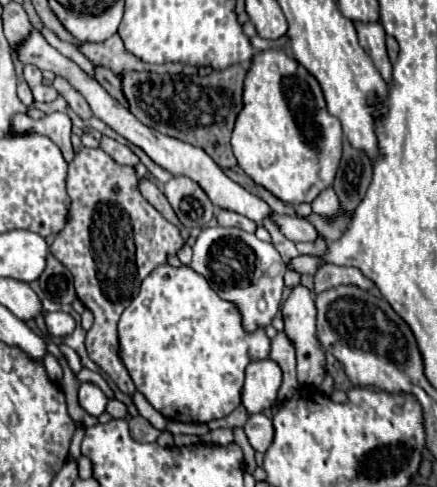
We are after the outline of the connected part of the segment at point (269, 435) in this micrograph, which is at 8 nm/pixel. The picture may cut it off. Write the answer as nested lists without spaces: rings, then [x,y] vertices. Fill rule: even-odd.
[[[263,413],[249,415],[243,429],[245,429],[245,435],[255,451],[265,453],[269,449],[269,443],[273,443],[273,423]]]

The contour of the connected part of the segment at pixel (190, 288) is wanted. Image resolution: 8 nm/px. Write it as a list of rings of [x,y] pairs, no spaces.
[[[163,263],[155,267],[143,279],[139,295],[133,297],[119,319],[119,357],[137,391],[143,393],[161,415],[181,423],[207,423],[235,411],[241,403],[245,367],[253,361],[267,359],[269,349],[271,339],[265,335],[265,329],[245,331],[237,305],[221,299],[209,281],[189,265],[171,267]]]

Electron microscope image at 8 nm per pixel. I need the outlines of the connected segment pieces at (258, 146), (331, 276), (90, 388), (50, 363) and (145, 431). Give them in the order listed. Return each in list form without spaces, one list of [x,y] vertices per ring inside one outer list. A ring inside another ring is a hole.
[[[283,49],[257,51],[245,75],[243,109],[237,115],[235,129],[231,135],[231,145],[239,167],[255,183],[261,183],[281,201],[289,205],[297,205],[303,201],[311,203],[325,187],[331,187],[341,159],[341,143],[341,123],[337,117],[329,115],[317,79]]]
[[[337,265],[321,267],[313,277],[313,285],[315,285],[315,295],[337,285],[355,285],[365,291],[375,287],[371,279],[367,279],[365,275],[361,275],[361,271],[357,271],[357,267],[337,267]]]
[[[81,383],[79,387],[79,405],[93,417],[99,417],[105,411],[107,397],[105,393],[93,383]]]
[[[47,353],[43,361],[45,361],[45,369],[47,369],[47,375],[49,375],[49,379],[59,383],[59,381],[63,379],[63,371],[61,371],[61,365],[59,365],[59,361],[55,359],[55,355]]]
[[[141,415],[129,419],[129,431],[131,431],[133,439],[135,439],[135,441],[141,441],[141,443],[157,441],[157,437],[161,435],[161,431],[155,429],[155,427],[153,427],[145,417],[141,417]]]

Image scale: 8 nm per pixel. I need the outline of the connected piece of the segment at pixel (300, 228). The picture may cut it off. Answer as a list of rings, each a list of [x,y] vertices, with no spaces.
[[[273,213],[273,223],[277,223],[281,233],[291,241],[315,241],[319,237],[317,229],[311,223],[307,223],[305,219],[299,219],[299,217]]]

